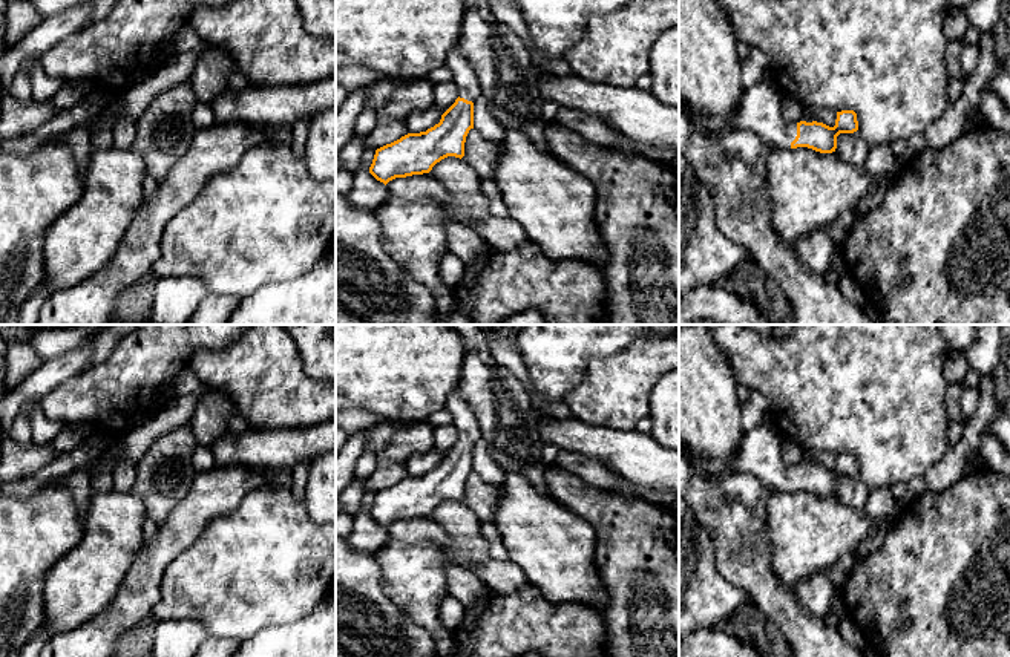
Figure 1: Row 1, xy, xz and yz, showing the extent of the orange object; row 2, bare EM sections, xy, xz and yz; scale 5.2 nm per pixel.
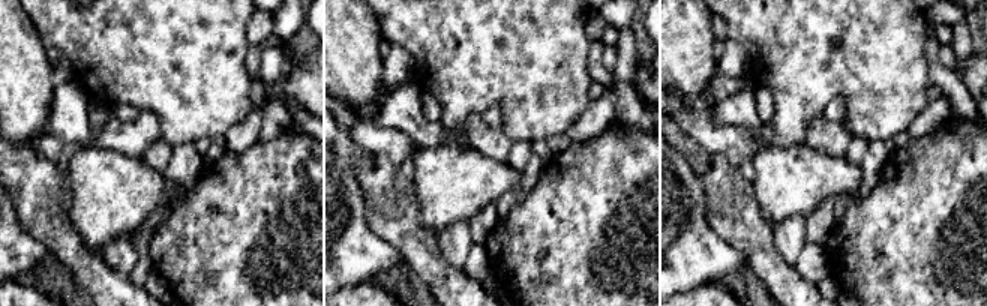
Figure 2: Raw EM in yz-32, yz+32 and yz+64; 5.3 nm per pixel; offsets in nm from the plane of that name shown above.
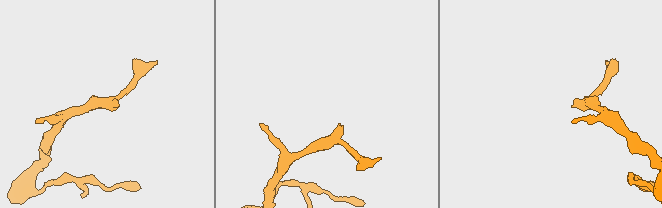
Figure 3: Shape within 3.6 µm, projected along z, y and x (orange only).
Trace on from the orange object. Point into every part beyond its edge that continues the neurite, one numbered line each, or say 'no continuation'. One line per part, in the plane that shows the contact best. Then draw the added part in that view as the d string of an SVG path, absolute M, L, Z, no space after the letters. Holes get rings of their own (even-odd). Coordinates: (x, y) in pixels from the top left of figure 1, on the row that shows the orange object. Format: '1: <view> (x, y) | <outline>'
1: yz (760, 109) | M768 78L745 89L733 126L756 133L776 149L791 149L797 136L797 123L786 123L782 115L782 92Z

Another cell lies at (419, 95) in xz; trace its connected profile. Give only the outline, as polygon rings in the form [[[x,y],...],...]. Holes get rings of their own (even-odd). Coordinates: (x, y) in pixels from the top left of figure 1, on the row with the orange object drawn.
[[[429,78],[408,83],[395,90],[389,101],[375,110],[377,123],[389,119],[406,119],[412,112],[426,110],[434,106],[434,83]]]

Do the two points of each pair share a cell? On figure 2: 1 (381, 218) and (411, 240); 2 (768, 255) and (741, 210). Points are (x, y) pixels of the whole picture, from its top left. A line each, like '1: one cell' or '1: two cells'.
1: one cell
2: one cell

